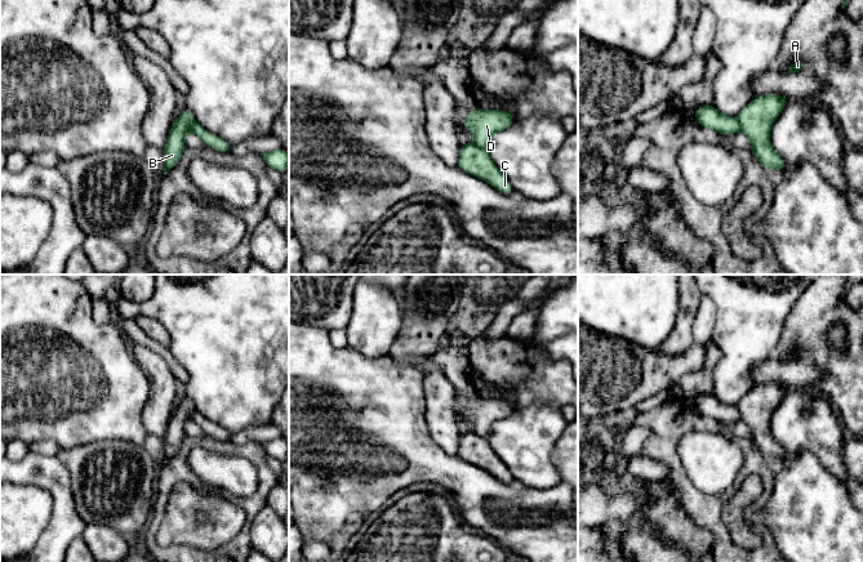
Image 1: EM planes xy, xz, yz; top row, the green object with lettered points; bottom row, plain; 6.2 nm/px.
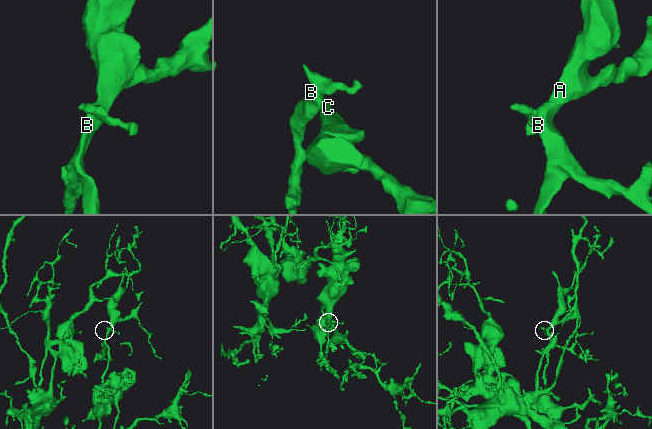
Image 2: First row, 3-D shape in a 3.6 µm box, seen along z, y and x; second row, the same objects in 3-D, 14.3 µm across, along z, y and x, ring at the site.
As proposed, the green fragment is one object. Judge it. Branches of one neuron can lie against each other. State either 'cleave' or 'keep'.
cleave

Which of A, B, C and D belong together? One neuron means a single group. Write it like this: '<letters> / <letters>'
A B C / D

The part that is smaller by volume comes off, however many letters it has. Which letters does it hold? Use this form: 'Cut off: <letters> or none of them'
Cut off: D

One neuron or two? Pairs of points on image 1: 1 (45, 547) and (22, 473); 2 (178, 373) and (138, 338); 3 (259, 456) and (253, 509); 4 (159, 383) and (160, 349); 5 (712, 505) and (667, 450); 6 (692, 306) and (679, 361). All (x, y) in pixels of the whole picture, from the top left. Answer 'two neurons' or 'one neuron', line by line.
1: one neuron
2: one neuron
3: one neuron
4: two neurons
5: one neuron
6: two neurons

